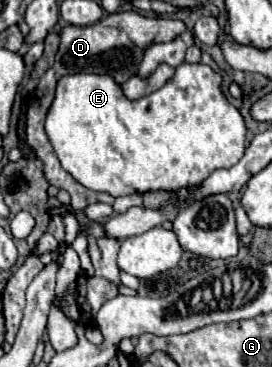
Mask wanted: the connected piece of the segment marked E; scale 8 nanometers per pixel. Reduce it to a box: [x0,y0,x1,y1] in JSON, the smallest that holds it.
[46,63,246,197]

